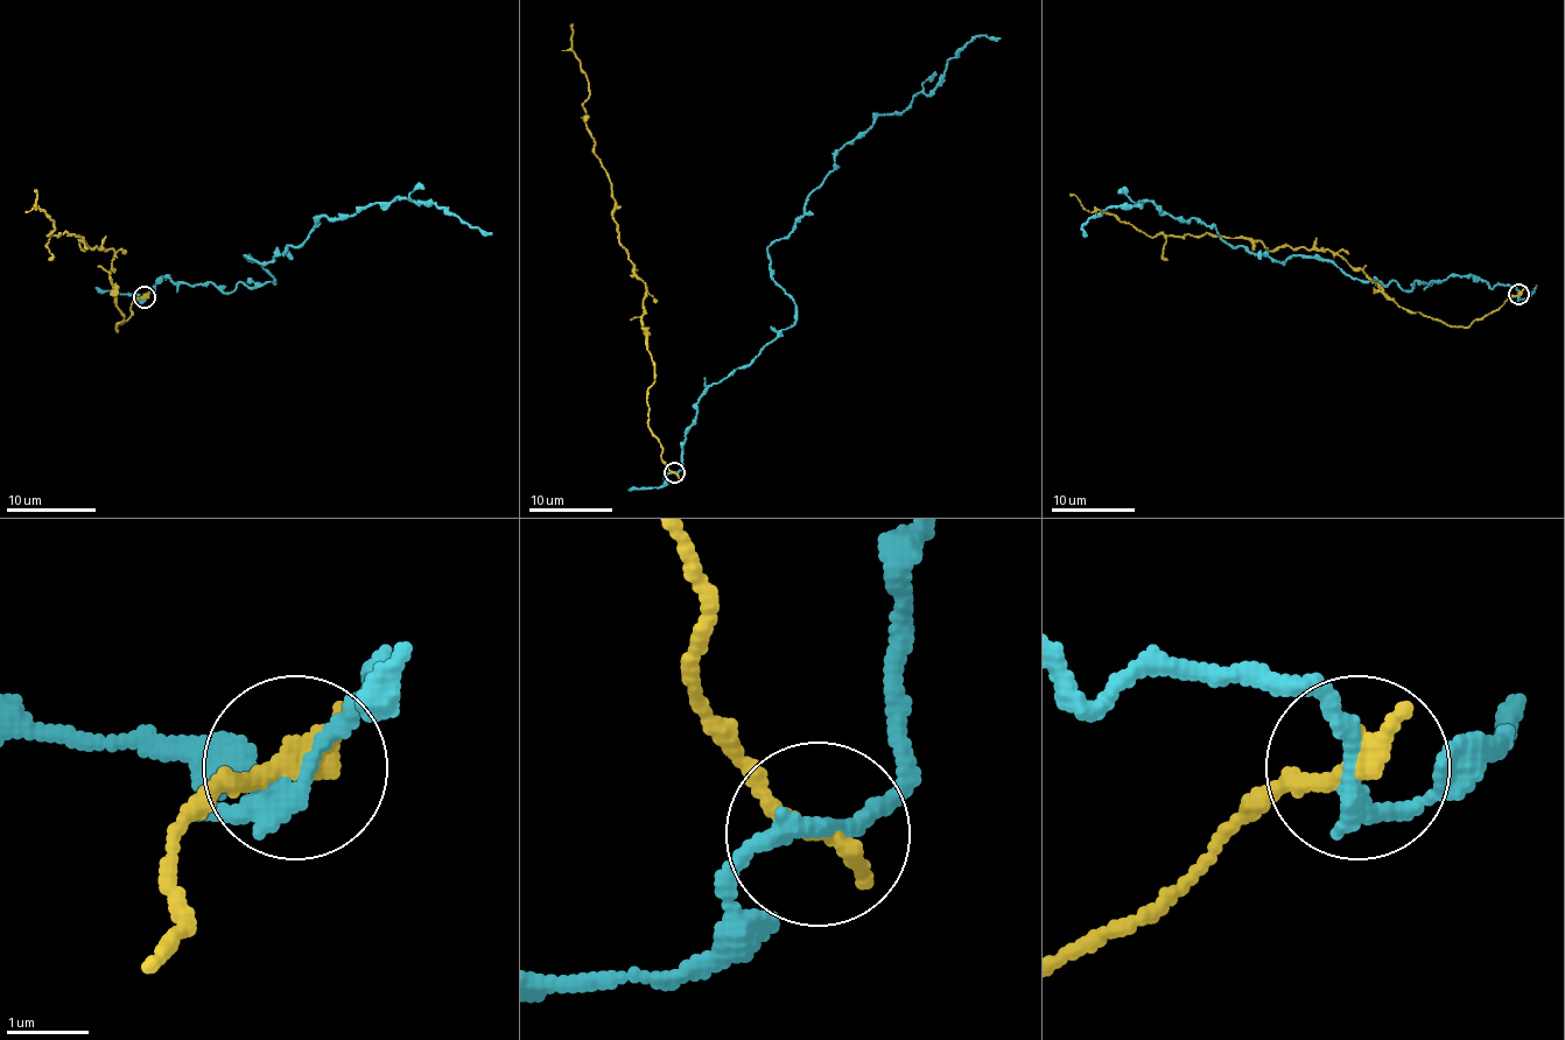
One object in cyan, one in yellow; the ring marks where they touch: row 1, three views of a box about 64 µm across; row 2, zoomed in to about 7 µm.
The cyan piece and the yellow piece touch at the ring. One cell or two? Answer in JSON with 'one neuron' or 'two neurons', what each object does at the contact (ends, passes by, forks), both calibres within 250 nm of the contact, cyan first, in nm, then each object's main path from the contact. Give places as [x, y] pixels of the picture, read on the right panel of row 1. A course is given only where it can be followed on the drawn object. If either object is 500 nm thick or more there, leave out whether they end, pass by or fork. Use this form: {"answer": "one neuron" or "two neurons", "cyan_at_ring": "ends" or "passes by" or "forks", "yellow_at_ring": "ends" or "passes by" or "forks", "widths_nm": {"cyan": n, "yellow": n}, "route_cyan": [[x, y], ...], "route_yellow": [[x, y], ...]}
{"answer": "two neurons", "cyan_at_ring": "passes by", "yellow_at_ring": "ends", "widths_nm": {"cyan": 240, "yellow": 320}, "route_cyan": [[1518, 295], [1464, 276], [1403, 290], [1324, 259], [1276, 261], [1152, 201], [1110, 205], [1081, 227], [1086, 237]], "route_yellow": [[1518, 295], [1468, 327], [1451, 327], [1399, 308], [1328, 248], [1148, 237], [1089, 211], [1071, 192]]}

